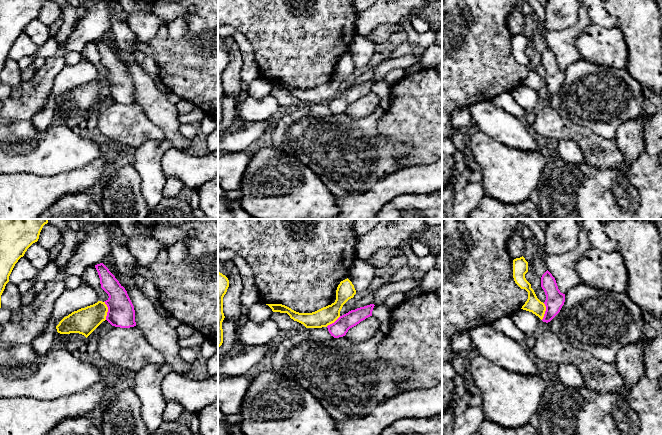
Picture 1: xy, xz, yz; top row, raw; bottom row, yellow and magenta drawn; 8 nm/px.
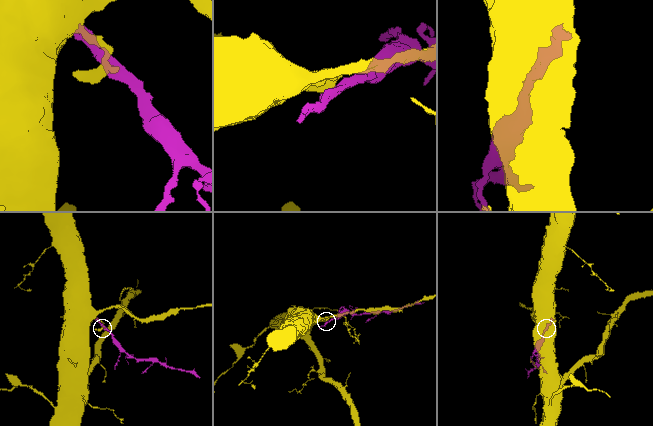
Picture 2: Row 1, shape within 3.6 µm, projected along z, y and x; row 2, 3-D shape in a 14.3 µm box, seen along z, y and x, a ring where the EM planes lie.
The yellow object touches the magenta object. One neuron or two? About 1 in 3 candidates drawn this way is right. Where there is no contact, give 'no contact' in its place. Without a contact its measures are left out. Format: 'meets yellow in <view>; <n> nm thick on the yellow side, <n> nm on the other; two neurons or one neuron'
meets yellow in xy; 220 nm thick on the yellow side, 220 nm on the other; two neurons

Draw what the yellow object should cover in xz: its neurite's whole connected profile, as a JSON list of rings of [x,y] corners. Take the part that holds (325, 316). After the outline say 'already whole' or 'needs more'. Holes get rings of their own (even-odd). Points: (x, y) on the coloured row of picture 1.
[[[347,278],[340,282],[336,290],[336,300],[331,305],[312,313],[299,313],[282,304],[266,304],[273,312],[287,313],[291,319],[306,328],[322,328],[334,323],[340,317],[343,305],[356,294],[352,282]]] | already whole

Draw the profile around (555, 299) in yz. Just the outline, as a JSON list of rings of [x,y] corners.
[[[548,270],[541,277],[541,287],[546,295],[546,311],[542,321],[548,323],[560,312],[565,302],[565,294],[560,292],[555,278]]]

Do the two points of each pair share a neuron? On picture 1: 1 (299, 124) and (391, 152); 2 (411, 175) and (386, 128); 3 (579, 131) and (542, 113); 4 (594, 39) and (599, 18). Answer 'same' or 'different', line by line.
1: same
2: different
3: same
4: different

